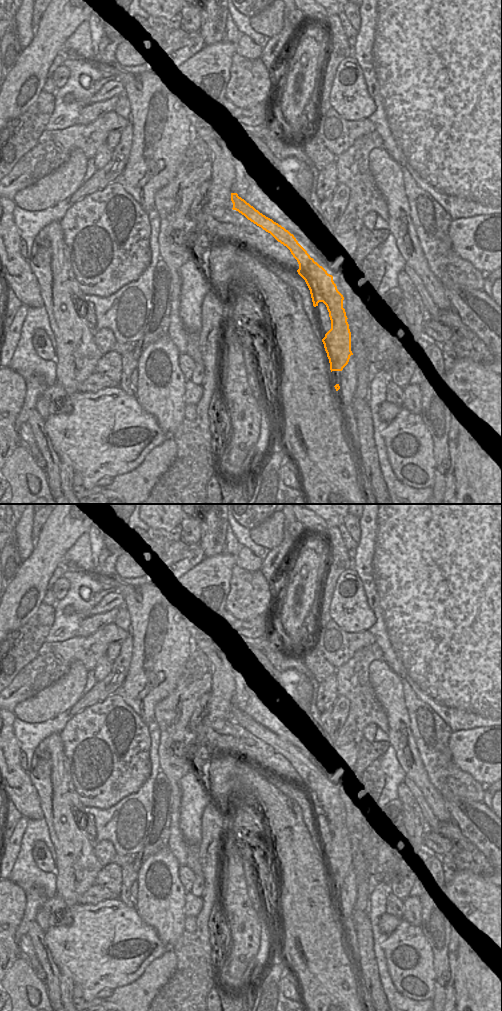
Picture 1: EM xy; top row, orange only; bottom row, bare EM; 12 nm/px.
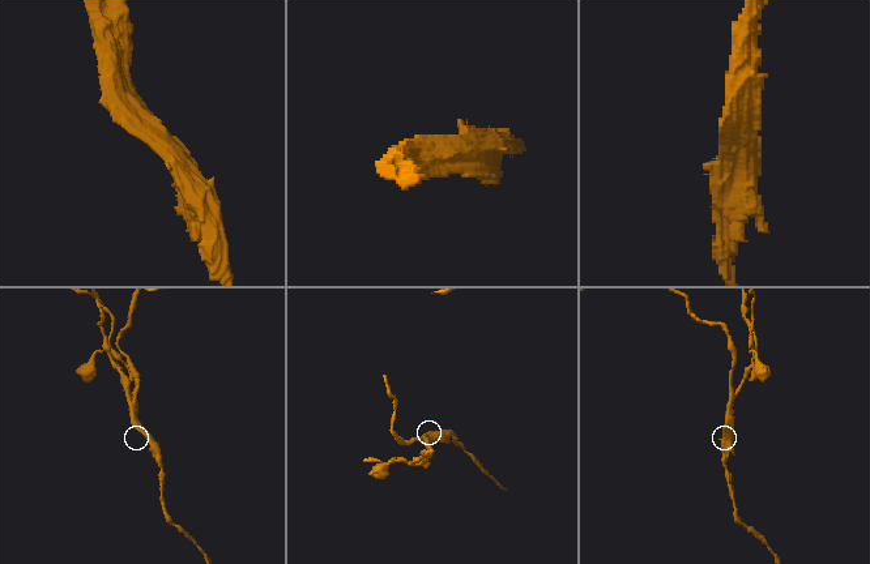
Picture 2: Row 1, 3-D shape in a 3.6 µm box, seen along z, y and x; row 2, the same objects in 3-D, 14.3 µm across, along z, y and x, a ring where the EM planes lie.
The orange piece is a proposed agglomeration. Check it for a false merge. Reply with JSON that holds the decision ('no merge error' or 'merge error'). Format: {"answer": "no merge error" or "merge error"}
{"answer": "merge error"}

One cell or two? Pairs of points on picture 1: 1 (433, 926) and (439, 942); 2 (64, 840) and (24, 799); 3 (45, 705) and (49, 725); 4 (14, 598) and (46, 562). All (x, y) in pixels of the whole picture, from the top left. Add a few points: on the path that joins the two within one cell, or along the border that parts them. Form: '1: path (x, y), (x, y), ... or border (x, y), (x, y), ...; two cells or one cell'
1: path (435, 930), (437, 938); one cell
2: border (37, 794), (43, 817); two cells
3: border (69, 709), (40, 722), (25, 722); two cells
4: path (23, 589), (37, 571); one cell

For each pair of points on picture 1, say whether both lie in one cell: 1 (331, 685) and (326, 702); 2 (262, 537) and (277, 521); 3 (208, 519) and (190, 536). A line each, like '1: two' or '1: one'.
1: one
2: one
3: two

